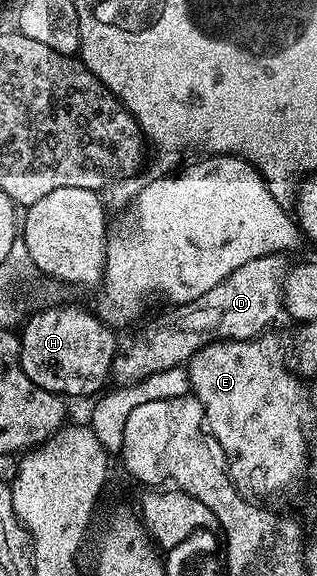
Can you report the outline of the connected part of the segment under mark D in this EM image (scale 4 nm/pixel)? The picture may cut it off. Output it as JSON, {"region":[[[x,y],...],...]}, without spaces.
{"region":[[[284,253],[274,255],[263,255],[254,261],[246,261],[246,265],[238,265],[230,277],[226,277],[210,293],[202,293],[192,303],[182,303],[171,308],[165,319],[140,331],[128,344],[121,346],[116,353],[116,359],[112,363],[111,378],[121,387],[133,386],[142,382],[154,373],[168,370],[171,367],[183,367],[188,360],[198,353],[201,347],[208,343],[215,343],[218,339],[254,339],[258,335],[265,334],[268,327],[284,311],[284,277],[290,270],[289,256]]]}

